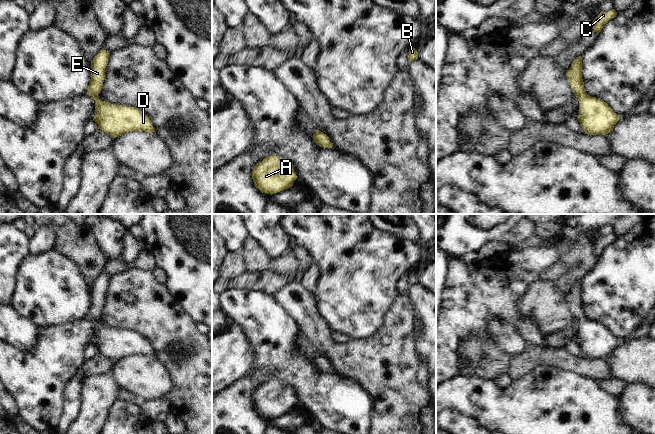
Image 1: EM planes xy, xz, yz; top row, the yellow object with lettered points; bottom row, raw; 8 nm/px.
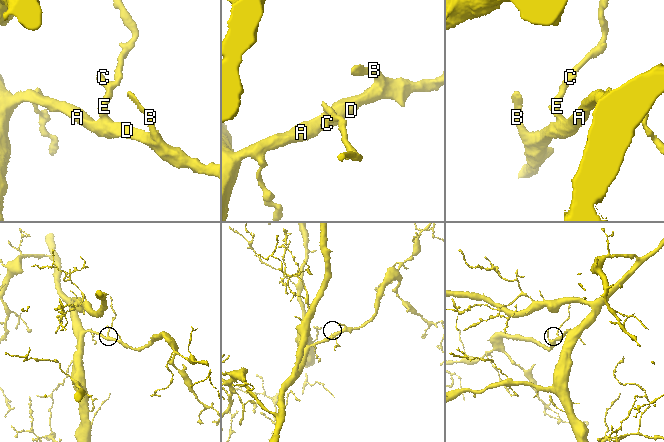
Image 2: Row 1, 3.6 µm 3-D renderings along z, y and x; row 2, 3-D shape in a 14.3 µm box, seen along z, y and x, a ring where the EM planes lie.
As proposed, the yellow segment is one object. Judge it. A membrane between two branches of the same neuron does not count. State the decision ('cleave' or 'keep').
keep

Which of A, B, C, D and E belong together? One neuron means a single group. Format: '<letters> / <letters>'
A B C D E

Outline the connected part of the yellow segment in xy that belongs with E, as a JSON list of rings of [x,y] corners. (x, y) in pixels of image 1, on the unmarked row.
[[[101,273],[98,278],[91,285],[91,303],[87,312],[87,318],[91,323],[95,324],[95,340],[93,344],[98,348],[98,353],[116,362],[125,357],[132,355],[145,355],[148,357],[155,356],[150,342],[142,335],[135,331],[126,329],[115,329],[99,323],[98,318],[101,316],[103,306],[105,303],[105,293],[108,287],[110,277]]]

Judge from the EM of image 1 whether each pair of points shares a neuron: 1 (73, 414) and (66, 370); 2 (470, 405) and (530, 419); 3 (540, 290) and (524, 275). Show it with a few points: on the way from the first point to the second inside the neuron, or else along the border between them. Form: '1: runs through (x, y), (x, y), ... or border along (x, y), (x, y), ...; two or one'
1: border along (75, 372), (74, 376), (66, 384), (62, 405); two
2: runs through (485, 405), (490, 405), (496, 409), (515, 411); one
3: border along (540, 280), (532, 282), (518, 301); two

